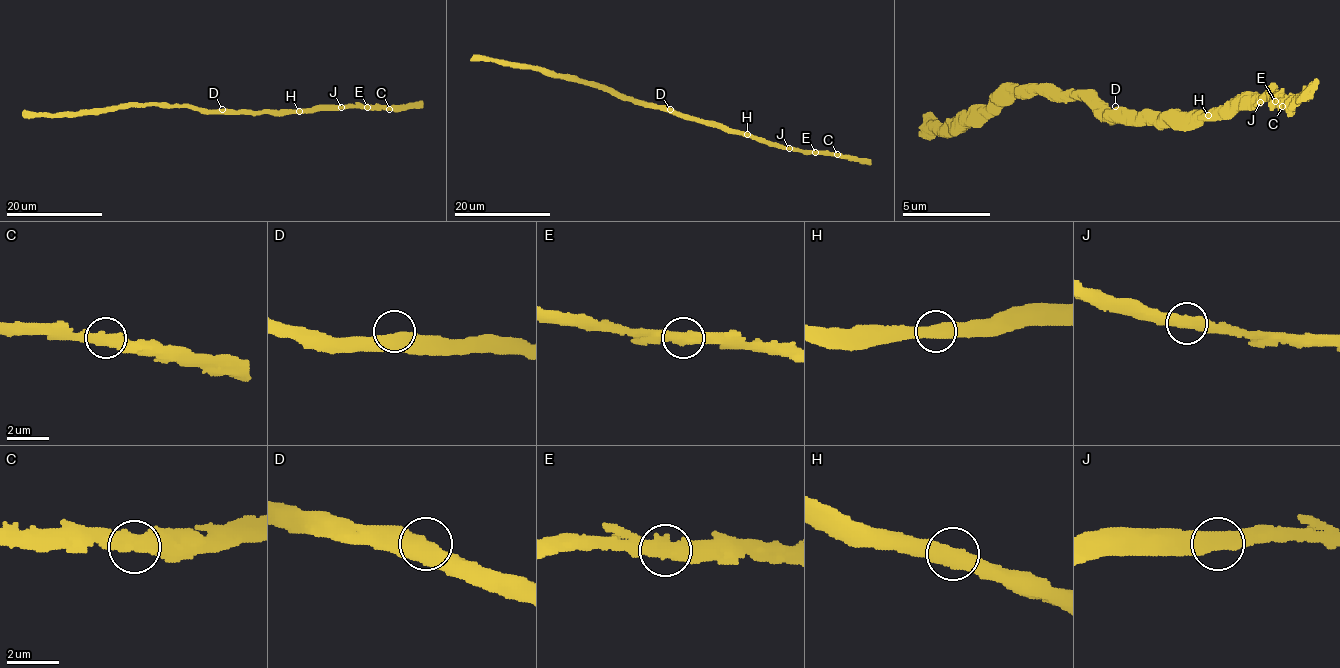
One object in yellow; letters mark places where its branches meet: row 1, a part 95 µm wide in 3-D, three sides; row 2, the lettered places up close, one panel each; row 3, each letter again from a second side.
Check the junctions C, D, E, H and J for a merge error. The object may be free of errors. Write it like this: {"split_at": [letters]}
{"split_at": ["E"]}

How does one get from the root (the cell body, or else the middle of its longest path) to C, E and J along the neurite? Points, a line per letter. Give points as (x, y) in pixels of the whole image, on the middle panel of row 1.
C: (668, 112), (688, 115), (701, 122), (715, 122), (788, 147), (837, 154)
E: (668, 112), (688, 115), (701, 122), (715, 122), (771, 142), (815, 152)
J: (668, 112), (688, 115), (701, 122), (715, 122), (789, 148)

